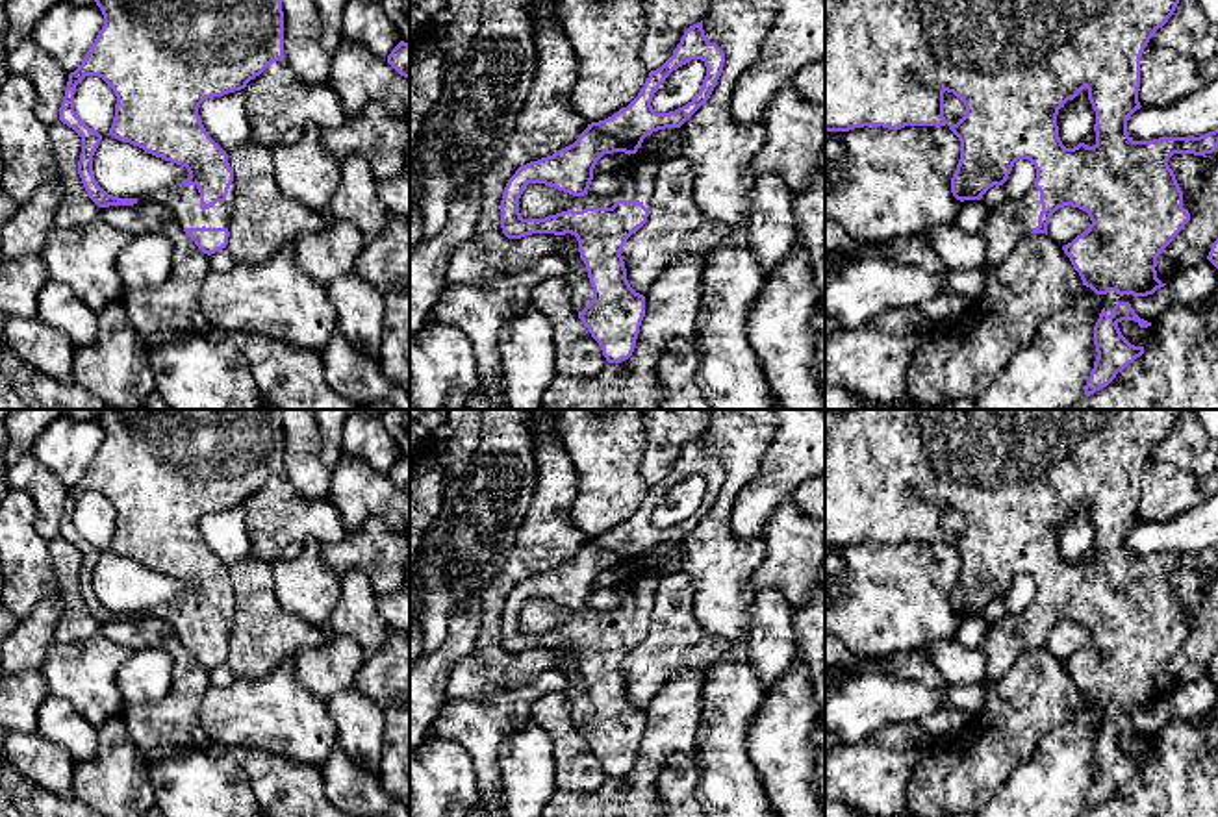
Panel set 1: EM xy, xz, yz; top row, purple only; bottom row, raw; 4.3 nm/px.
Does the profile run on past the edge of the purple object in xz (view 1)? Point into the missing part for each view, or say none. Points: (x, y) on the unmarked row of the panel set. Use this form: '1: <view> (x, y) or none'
1: xz (636, 591)

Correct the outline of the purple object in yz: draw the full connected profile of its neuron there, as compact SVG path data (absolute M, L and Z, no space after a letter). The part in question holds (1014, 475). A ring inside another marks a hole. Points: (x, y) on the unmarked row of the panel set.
M825 409L825 547L945 541L944 508L953 508L966 521L964 532L949 541L960 556L960 574L951 593L957 615L981 615L990 602L1007 597L1018 574L1029 574L1036 584L1034 600L1021 613L1009 613L990 624L977 647L986 658L990 682L1001 682L1027 650L1047 650L1051 630L1072 621L1086 626L1092 635L1062 661L1083 700L1096 710L1153 710L1166 700L1157 693L1157 672L1190 635L1168 574L1174 569L1205 571L1218 563L1218 545L1199 552L1153 556L1133 556L1127 548L1129 532L1142 522L1140 471L1183 411L1192 409ZM1085 502L1096 526L1096 559L1066 563L1059 552L1057 530Z

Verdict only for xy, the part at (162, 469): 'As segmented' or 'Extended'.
Extended

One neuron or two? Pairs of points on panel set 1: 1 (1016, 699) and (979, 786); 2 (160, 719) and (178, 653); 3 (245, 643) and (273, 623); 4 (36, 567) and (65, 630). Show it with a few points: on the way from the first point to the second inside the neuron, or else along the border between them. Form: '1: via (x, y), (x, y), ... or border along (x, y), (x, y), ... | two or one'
1: via (1013, 721), (979, 764) | one
2: via (177, 703), (182, 697), (182, 669) | one
3: via (253, 643), (266, 630) | one
4: border along (49, 553), (60, 595) | two

